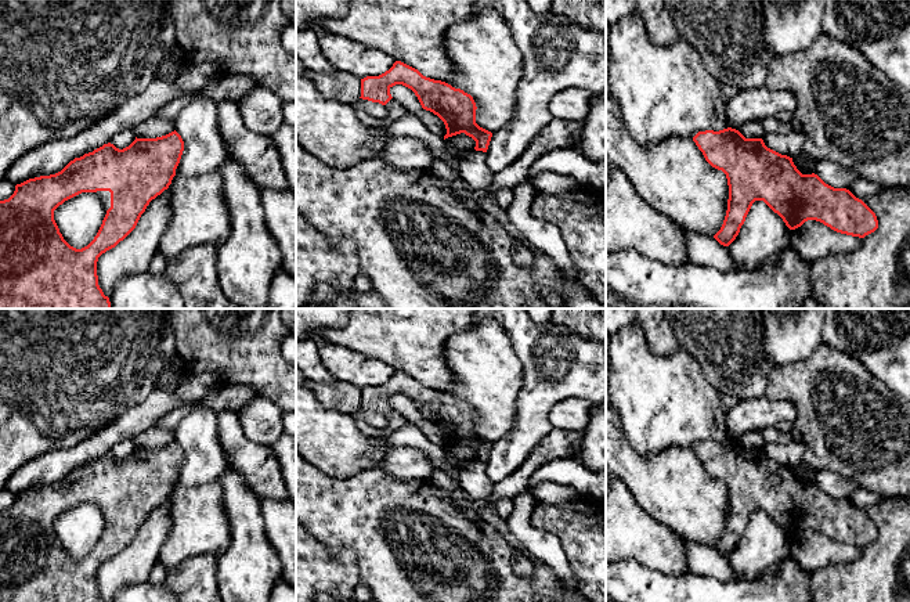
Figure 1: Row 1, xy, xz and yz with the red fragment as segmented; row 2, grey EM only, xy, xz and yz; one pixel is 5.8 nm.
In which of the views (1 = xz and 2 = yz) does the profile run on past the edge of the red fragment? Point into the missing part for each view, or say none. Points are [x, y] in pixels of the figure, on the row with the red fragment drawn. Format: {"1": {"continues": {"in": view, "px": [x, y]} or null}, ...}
{"1": {"continues": null}, "2": {"continues": null}}

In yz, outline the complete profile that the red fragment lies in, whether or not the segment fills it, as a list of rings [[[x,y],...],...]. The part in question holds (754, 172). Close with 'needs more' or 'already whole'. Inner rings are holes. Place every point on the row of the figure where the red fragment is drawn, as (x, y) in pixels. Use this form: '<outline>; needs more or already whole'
[[[727,127],[719,131],[698,131],[693,141],[705,161],[722,170],[727,179],[727,210],[721,230],[714,235],[723,246],[736,239],[755,201],[763,201],[790,230],[801,227],[808,220],[816,220],[837,232],[864,238],[878,228],[875,213],[849,190],[834,188],[815,173],[802,174],[792,158],[768,148],[762,138],[745,138],[739,130]]]; already whole

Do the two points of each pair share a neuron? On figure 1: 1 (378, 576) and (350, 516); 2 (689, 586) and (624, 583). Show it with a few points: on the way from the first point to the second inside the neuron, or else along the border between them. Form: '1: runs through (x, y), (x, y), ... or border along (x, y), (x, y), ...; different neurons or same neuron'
1: runs through (378, 561), (378, 548), (361, 532); same neuron
2: runs through (672, 586), (654, 586), (650, 581), (641, 583); same neuron

